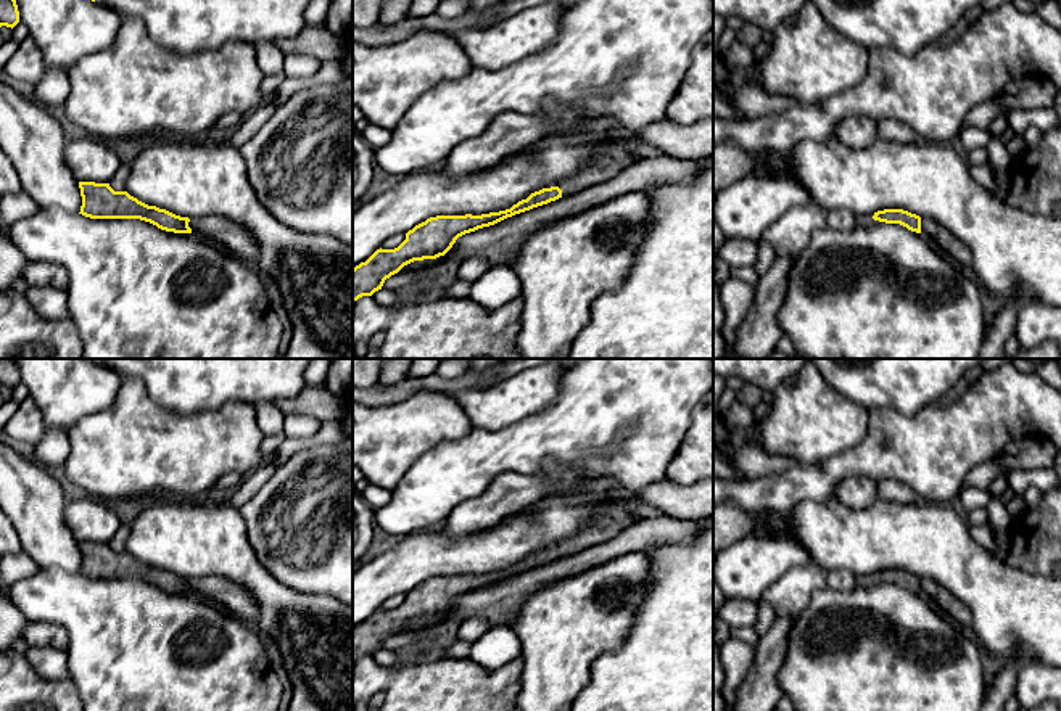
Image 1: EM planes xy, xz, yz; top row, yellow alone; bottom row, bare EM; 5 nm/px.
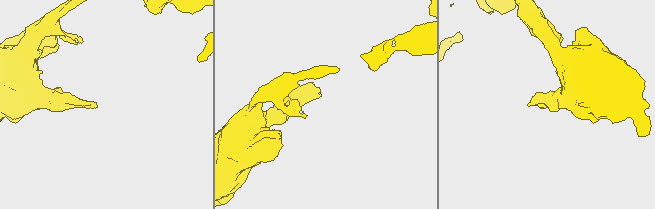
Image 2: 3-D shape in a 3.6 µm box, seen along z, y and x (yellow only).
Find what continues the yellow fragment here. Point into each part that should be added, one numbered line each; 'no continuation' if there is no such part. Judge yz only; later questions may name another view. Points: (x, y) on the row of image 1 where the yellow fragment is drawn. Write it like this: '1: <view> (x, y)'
1: yz (865, 221)

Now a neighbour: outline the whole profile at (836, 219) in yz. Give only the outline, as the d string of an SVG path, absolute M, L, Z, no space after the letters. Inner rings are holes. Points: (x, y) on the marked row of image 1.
M828 211L826 225L836 230L853 230L857 227L857 216L850 211Z

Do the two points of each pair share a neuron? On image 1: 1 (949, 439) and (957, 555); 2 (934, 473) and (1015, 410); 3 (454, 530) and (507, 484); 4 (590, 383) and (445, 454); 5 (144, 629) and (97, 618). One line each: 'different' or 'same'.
1: different
2: same
3: same
4: same
5: same

